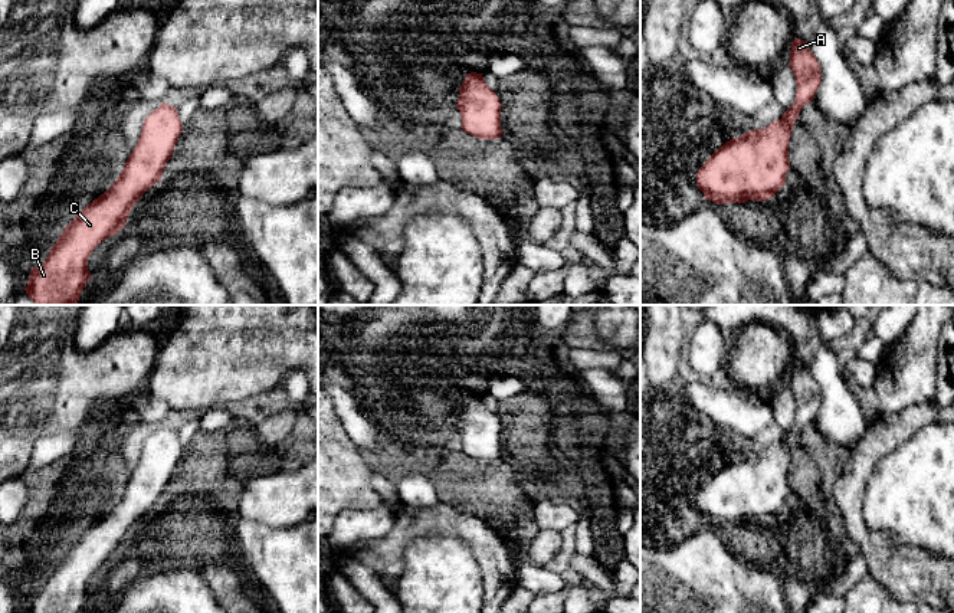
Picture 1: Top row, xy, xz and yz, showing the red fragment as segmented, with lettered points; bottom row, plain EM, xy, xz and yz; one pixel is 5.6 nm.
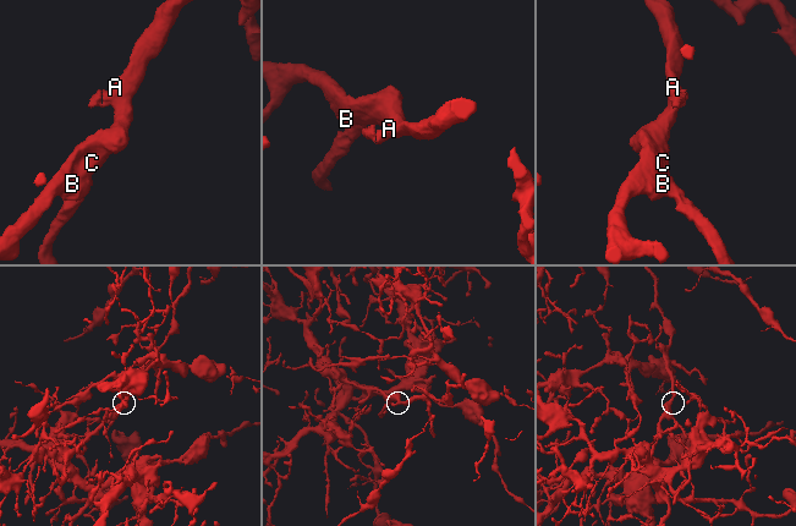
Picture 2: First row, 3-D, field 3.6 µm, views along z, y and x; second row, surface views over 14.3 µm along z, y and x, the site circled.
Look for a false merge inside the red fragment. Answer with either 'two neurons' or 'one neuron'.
two neurons

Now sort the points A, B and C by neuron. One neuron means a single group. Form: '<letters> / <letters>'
A / B C

